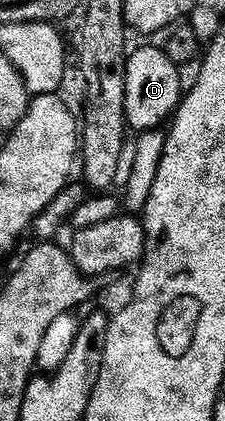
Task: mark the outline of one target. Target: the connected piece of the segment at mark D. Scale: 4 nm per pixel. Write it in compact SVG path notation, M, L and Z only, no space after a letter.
M141 47L137 52L128 56L125 64L125 121L137 133L156 131L165 123L170 122L171 116L180 107L183 98L181 75L178 64L171 61L171 57L164 49L158 47Z

